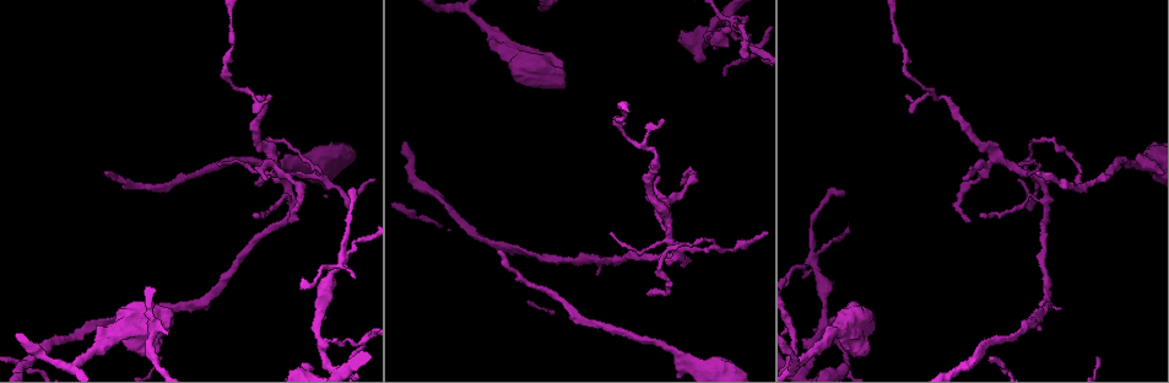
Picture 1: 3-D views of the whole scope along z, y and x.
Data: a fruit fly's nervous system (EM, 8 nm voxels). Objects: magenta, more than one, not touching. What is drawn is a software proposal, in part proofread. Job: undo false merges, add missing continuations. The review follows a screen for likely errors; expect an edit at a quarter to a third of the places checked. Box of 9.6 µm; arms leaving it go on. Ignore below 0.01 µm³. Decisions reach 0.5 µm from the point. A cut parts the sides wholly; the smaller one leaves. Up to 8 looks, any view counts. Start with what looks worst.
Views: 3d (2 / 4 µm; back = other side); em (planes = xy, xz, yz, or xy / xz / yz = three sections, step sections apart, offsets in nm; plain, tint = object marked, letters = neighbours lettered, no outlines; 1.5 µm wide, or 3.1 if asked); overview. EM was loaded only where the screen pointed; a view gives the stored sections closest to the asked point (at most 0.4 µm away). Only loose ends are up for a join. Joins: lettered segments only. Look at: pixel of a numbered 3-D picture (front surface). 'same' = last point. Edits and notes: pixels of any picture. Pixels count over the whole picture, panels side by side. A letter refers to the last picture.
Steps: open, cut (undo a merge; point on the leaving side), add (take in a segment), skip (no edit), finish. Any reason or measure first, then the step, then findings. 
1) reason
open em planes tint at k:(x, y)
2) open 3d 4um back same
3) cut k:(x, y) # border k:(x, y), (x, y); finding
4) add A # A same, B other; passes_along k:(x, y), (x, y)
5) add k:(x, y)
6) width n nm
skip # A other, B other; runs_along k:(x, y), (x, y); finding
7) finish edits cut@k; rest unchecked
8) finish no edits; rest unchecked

tapers out
open 3d 2um at 1:(1036, 174)

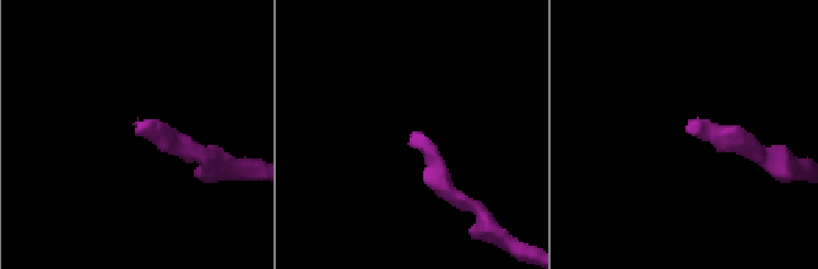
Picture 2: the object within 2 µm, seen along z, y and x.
shape alone is not enough
open em planes plain at 2:(690, 123)

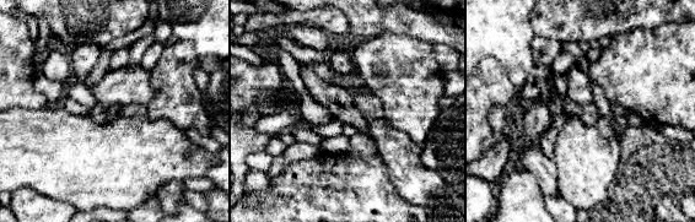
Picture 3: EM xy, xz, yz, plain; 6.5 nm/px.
see the neighbours
open em planes letters same

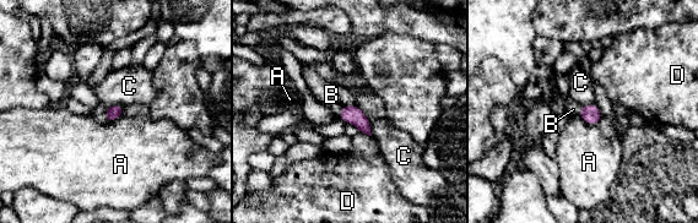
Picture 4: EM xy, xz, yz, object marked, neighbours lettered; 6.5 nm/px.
width 90 nm
add B # A other, B same, C other, D other; passes_along 4:(352, 114), (347, 105), (331, 94); the cell continues

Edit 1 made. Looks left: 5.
open overview

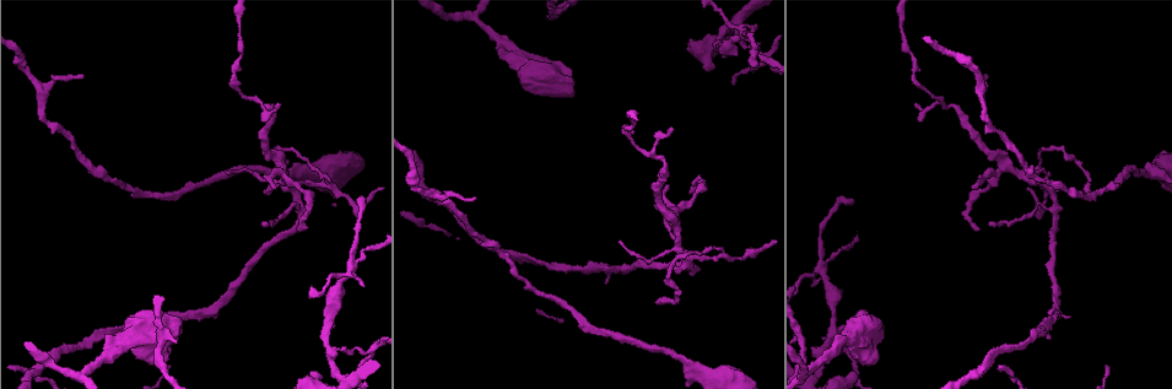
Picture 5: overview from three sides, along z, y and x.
an open end
open 3d 4um back at 5:(870, 363)

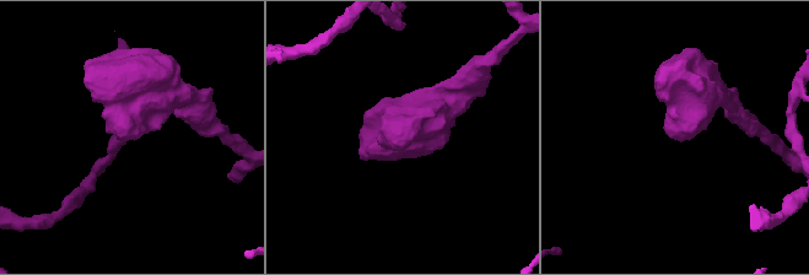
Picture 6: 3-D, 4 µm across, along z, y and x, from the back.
shape alone is not enough
open em 3.1um planes plain at 6:(415, 135)

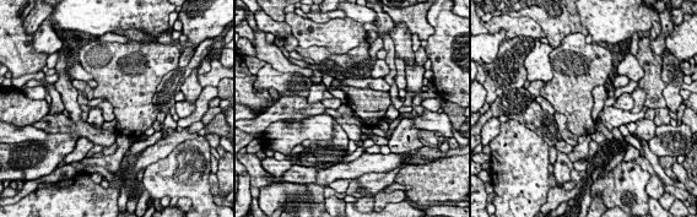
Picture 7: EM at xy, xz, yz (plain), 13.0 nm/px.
what lies round it
open em 3.1um planes letters same

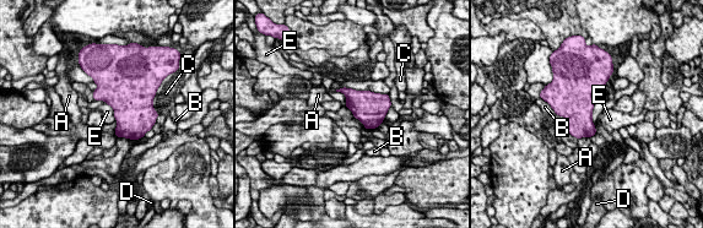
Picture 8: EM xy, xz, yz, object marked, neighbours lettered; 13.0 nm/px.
skip # A other, B other, C other, D other, E other; border 8:(106, 102), (112, 108), (115, 120); no lettered segment goes on from it

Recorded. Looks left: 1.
finish edits add@4; rest unchecked

